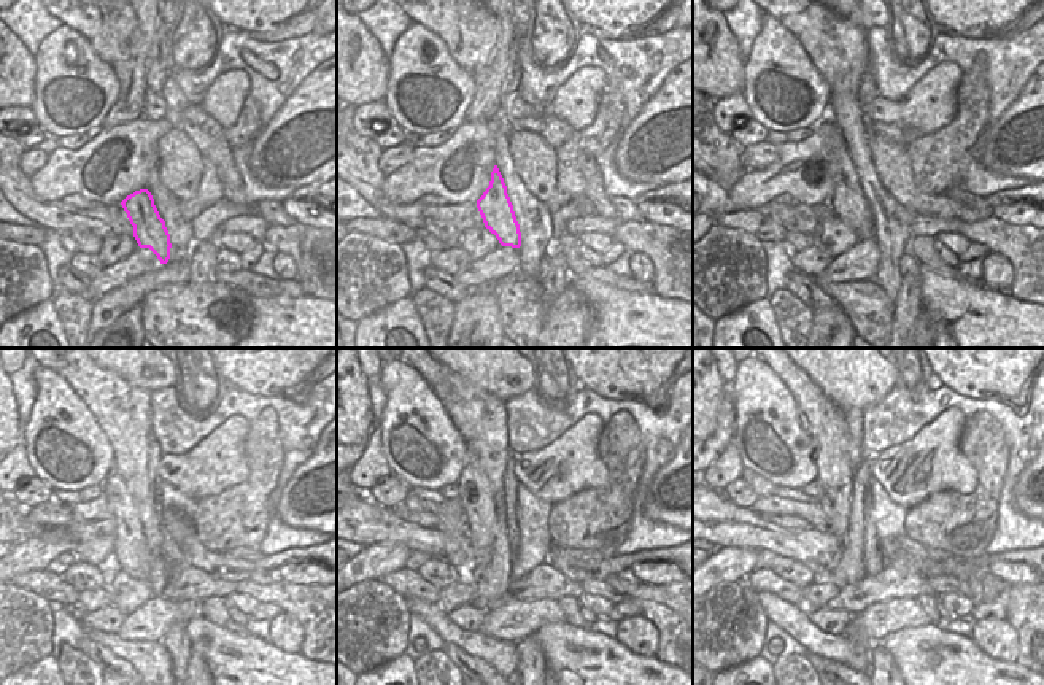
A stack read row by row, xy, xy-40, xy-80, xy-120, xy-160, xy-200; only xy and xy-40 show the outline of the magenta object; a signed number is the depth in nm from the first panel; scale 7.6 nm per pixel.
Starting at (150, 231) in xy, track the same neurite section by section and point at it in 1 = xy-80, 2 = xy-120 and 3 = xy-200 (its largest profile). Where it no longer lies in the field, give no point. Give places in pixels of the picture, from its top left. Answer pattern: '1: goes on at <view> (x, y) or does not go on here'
1: goes on at xy-80 (849, 204)
2: goes on at xy-120 (132, 553)
3: goes on at xy-200 (831, 437)

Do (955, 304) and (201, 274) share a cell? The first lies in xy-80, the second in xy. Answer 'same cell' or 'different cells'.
different cells

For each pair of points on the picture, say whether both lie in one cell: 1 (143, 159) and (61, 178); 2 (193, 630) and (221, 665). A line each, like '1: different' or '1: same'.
1: same
2: same

